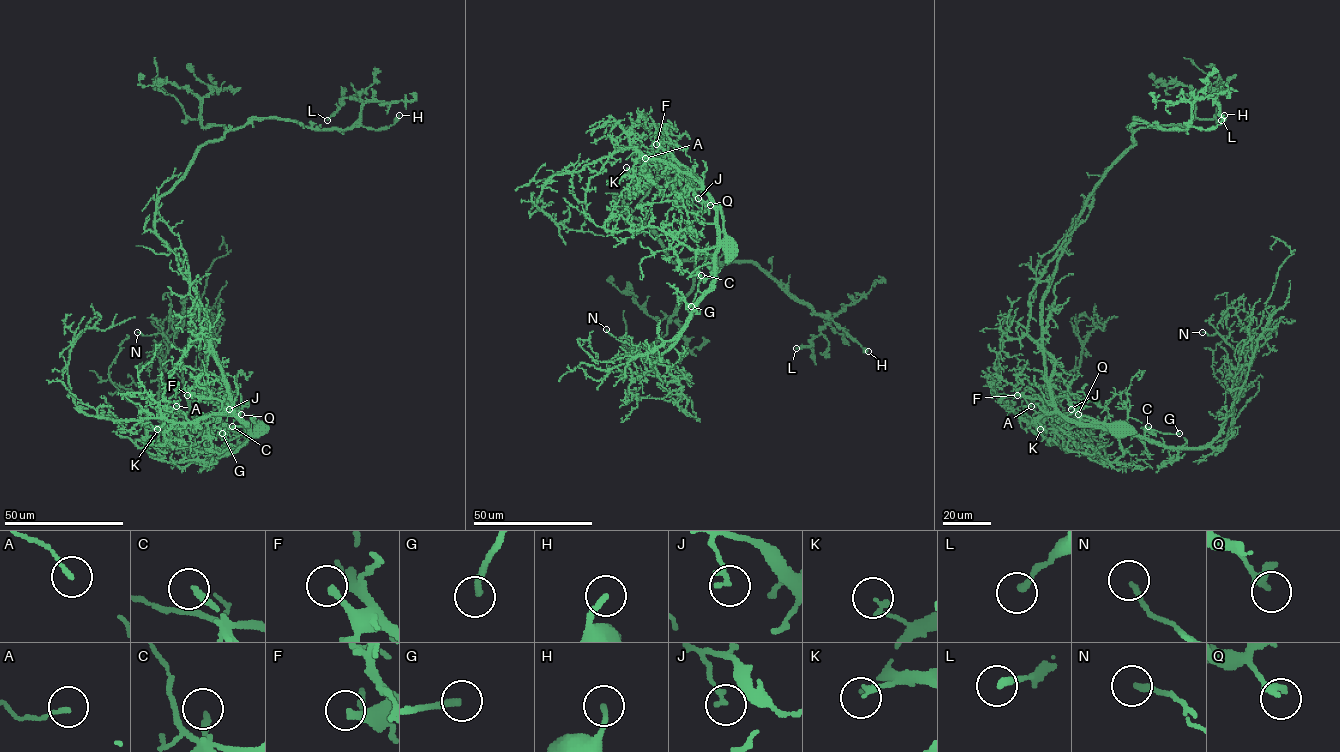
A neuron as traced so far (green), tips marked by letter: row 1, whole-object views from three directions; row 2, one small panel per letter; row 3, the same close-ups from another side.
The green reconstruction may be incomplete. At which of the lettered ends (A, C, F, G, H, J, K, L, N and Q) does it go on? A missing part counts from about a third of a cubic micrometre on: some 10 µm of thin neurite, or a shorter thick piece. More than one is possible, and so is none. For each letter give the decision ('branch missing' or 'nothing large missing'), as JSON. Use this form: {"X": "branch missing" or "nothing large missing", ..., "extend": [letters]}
{"A": "nothing large missing", "C": "nothing large missing", "F": "branch missing", "G": "branch missing", "H": "nothing large missing", "J": "nothing large missing", "K": "nothing large missing", "L": "nothing large missing", "N": "nothing large missing", "Q": "nothing large missing", "extend": ["F", "G"]}

